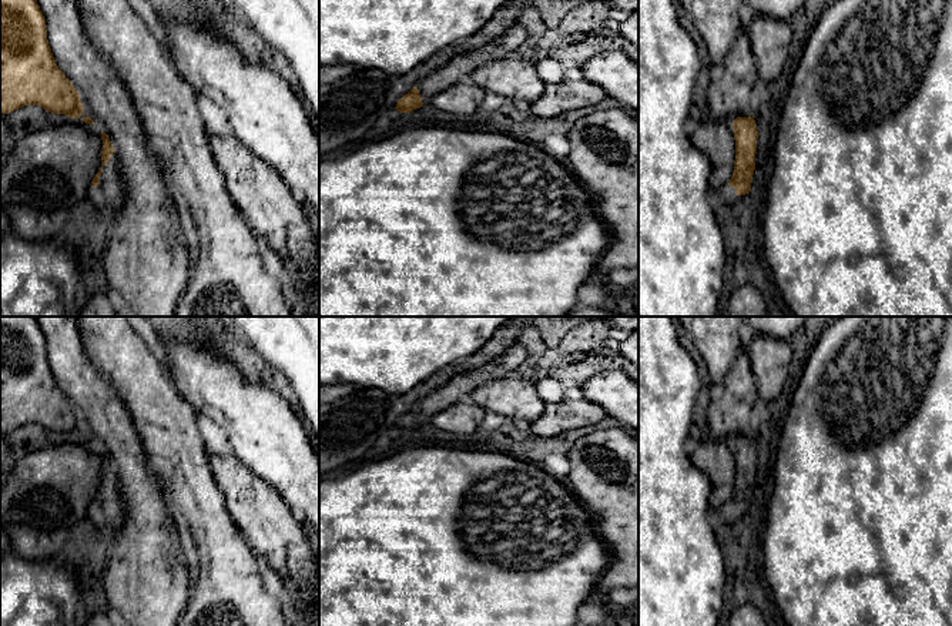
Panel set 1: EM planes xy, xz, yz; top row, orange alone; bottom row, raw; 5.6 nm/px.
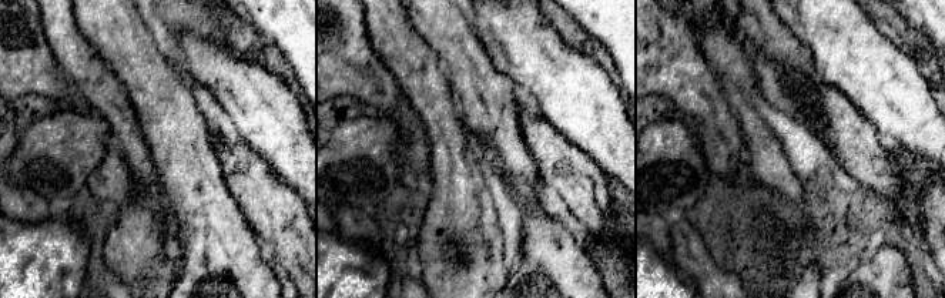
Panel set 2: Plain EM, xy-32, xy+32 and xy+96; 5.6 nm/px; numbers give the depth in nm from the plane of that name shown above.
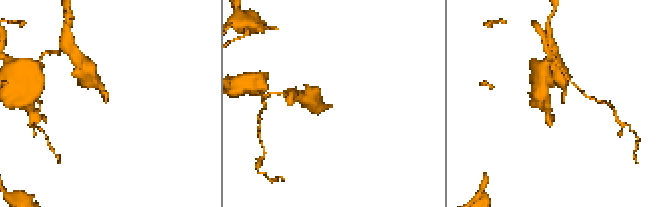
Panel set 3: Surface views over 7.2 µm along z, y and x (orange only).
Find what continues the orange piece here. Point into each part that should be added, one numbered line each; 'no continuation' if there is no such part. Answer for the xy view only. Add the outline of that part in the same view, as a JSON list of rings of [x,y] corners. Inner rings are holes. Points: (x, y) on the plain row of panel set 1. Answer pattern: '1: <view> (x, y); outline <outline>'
1: xy (111, 509); outline [[[117,471],[113,472],[110,481],[103,485],[100,503],[91,506],[90,510],[111,529],[117,529],[125,518],[125,503],[120,492],[120,479]]]

